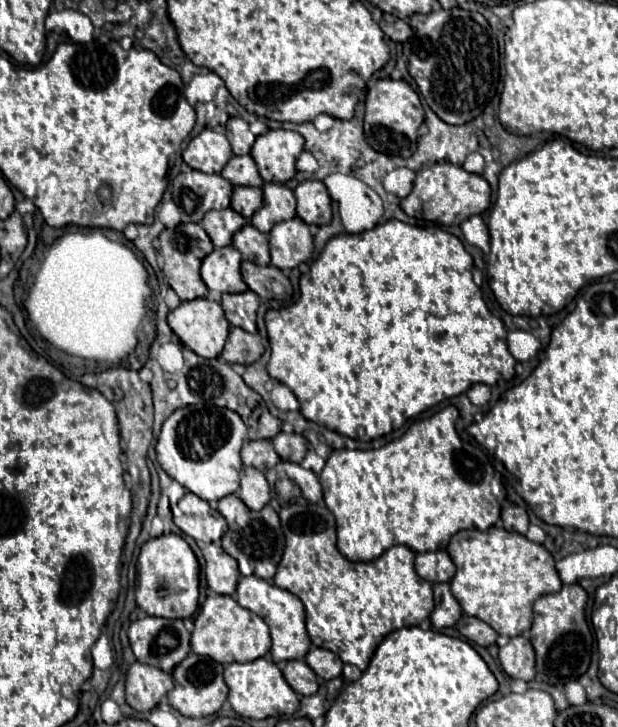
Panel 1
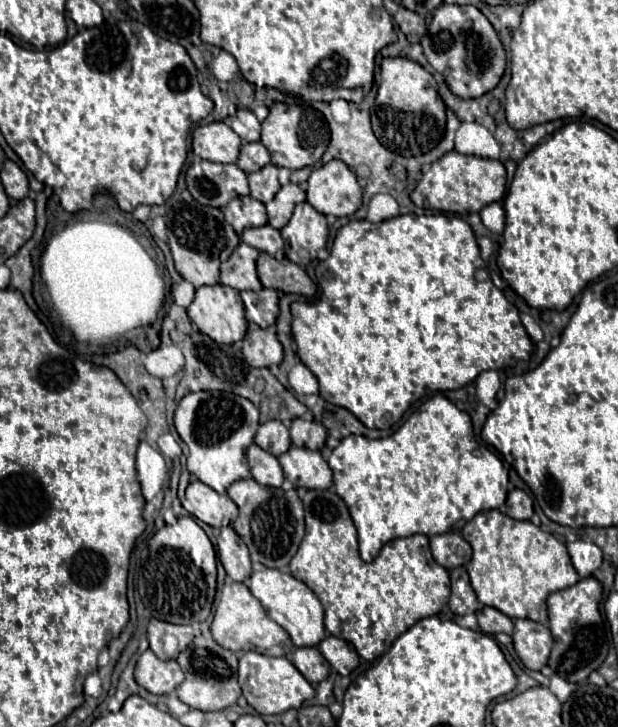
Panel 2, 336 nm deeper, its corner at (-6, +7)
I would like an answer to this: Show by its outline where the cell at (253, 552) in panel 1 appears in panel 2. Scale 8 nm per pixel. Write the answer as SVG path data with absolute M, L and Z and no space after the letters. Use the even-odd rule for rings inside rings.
M249 477L249 479L235 481L227 489L227 495L239 507L239 517L235 519L233 527L249 547L251 561L283 571L293 559L293 555L297 553L297 547L305 535L303 503L297 495L297 489L285 491L277 487L263 487Z

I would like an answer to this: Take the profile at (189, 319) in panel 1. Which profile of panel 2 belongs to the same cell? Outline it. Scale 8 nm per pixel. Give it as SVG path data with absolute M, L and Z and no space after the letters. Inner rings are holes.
M205 285L205 287L199 287L197 293L195 293L195 299L193 303L189 305L187 309L189 313L189 319L199 327L201 333L209 335L213 341L217 343L223 343L223 345L231 345L239 339L245 337L245 331L247 331L247 319L245 319L245 307L241 303L241 297L235 289L227 287L227 285Z

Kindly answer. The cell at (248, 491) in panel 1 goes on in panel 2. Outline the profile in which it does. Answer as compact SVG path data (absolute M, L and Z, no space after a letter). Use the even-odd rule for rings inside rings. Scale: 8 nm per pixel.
M251 445L247 449L247 461L251 467L251 475L257 483L269 485L269 487L281 487L283 483L283 469L275 455L267 453L265 449L259 449L259 445Z

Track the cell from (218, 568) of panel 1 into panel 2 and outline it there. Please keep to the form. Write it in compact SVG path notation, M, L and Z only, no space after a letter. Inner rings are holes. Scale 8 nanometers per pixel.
M223 527L217 539L219 559L227 571L227 575L235 581L245 581L251 575L251 559L249 549L243 539L235 533L233 527Z

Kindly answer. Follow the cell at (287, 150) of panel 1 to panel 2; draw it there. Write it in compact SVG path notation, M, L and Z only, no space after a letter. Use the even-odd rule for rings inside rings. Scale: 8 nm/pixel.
M273 103L269 109L267 119L263 121L261 131L261 143L271 153L271 161L277 167L287 169L303 169L313 163L317 163L327 145L329 145L329 131L325 117L313 109L313 107L301 107L301 105L287 105L287 103ZM321 133L321 135L317 135Z

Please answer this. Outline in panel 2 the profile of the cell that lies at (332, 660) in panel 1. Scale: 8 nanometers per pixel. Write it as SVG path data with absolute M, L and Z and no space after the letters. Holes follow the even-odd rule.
M329 635L321 641L319 651L339 675L349 675L359 665L359 655L355 647L349 641L343 641L341 637Z

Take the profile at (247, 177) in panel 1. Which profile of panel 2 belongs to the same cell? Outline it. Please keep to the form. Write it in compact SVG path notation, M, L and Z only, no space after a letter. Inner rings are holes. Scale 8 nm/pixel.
M255 141L255 143L243 143L237 165L245 173L253 173L253 171L259 171L261 167L265 167L269 161L271 159L269 159L269 153L267 153L265 145L261 141Z

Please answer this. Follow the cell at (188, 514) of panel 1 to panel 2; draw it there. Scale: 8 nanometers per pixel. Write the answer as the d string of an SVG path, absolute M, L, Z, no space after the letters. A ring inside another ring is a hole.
M201 481L189 483L185 507L193 517L201 519L203 523L215 529L221 529L233 523L237 517L237 505L233 503L233 499L229 495L217 493L215 489L211 489Z

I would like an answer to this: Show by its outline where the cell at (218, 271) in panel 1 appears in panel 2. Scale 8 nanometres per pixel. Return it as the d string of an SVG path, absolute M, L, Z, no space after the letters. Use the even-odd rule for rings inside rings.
M241 243L227 261L223 261L221 265L221 283L229 285L237 291L259 291L263 289L259 277L257 277L257 269L255 269L255 261L259 257L259 251L251 245Z

